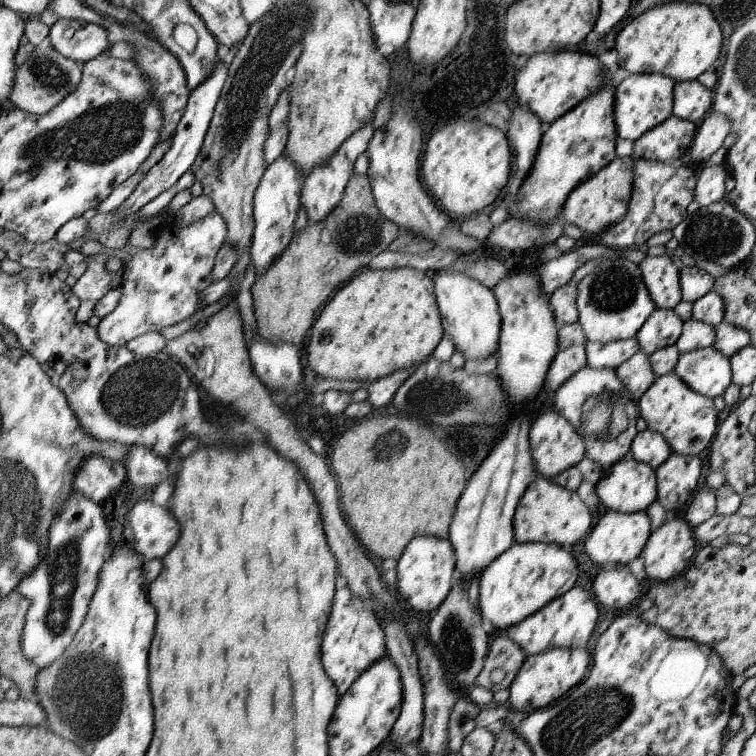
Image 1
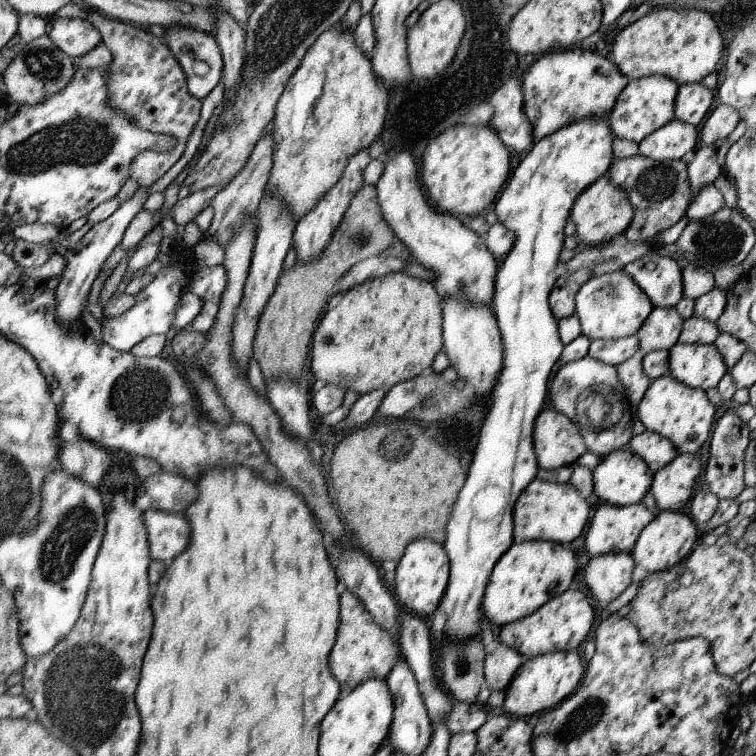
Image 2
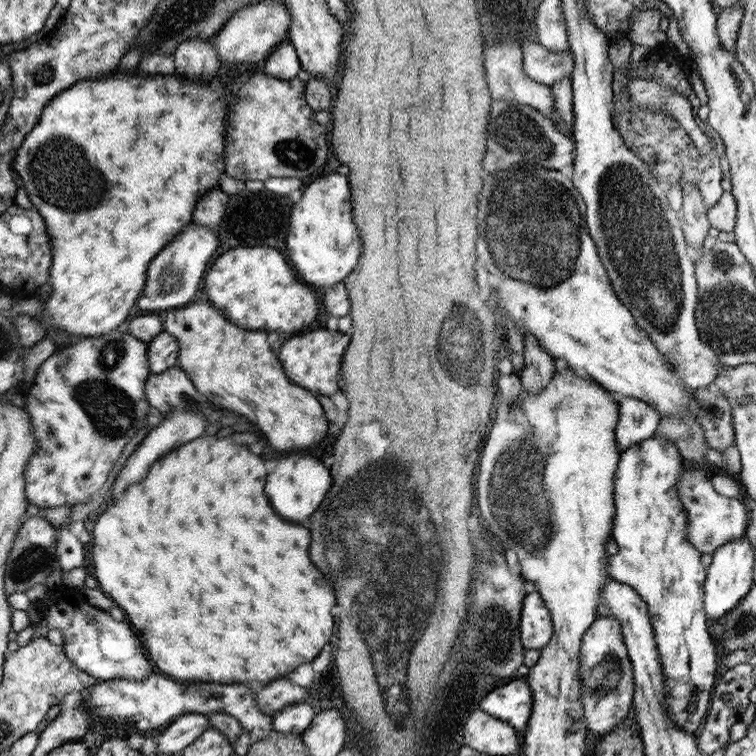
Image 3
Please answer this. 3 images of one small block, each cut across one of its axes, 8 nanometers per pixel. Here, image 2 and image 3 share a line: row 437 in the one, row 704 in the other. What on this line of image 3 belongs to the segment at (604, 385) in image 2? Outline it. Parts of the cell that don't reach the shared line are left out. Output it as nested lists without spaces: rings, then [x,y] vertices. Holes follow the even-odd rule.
[[[613,617],[597,618],[582,637],[578,674],[583,680],[582,706],[588,730],[599,737],[609,734],[626,720],[634,698],[633,667]]]

